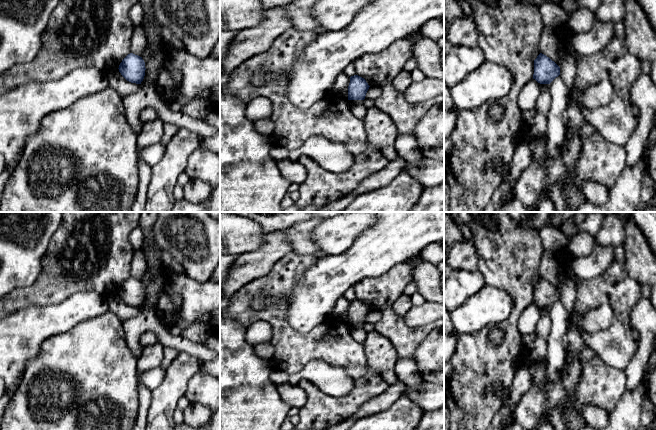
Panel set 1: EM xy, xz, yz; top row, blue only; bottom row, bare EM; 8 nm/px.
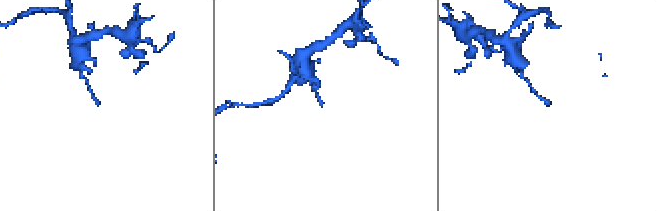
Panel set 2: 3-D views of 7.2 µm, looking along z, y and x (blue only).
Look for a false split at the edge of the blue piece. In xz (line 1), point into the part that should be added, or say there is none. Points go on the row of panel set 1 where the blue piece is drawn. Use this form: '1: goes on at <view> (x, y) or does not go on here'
1: does not go on here

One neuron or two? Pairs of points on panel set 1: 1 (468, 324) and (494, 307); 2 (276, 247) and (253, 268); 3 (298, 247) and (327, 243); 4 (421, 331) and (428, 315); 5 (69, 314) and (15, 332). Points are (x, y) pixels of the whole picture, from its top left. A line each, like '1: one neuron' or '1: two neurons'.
1: one neuron
2: one neuron
3: two neurons
4: two neurons
5: one neuron

